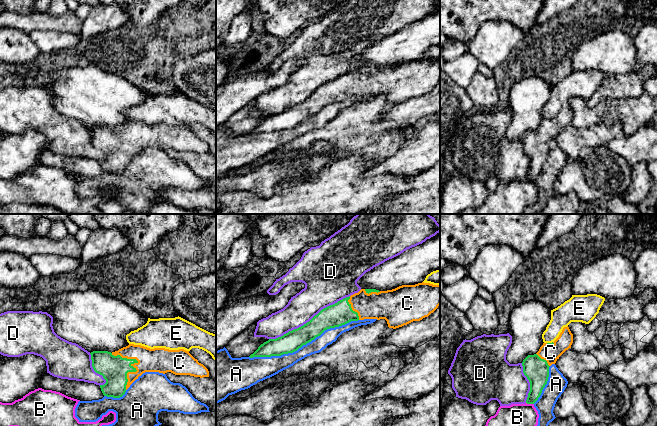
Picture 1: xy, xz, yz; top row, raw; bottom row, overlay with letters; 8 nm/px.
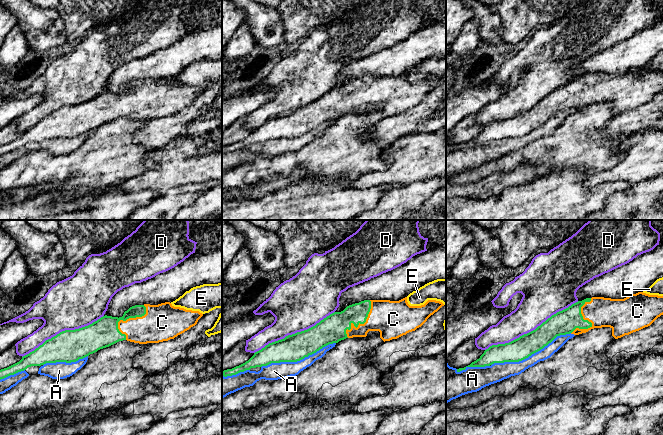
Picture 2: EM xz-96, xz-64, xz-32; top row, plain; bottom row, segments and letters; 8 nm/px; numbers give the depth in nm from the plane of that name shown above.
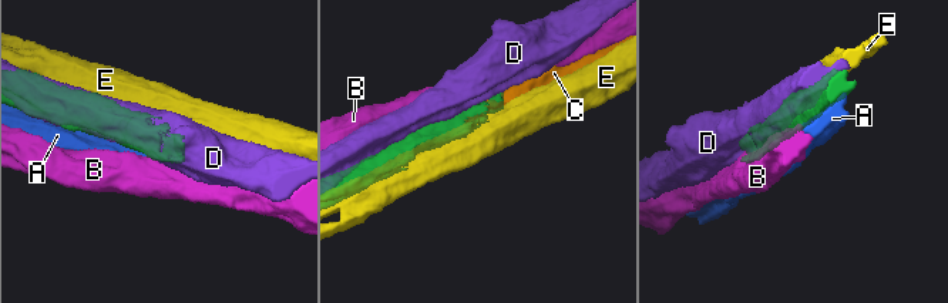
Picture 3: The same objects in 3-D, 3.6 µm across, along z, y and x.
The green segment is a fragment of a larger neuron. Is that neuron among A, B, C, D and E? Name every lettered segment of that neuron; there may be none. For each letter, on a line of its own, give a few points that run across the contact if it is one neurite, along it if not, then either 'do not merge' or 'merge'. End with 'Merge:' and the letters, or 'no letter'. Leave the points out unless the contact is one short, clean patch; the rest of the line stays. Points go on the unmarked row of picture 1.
A: do not merge
B: yz (526, 178), (533, 180) | do not merge
C: merge
D: do not merge
E: do not merge
Merge: C

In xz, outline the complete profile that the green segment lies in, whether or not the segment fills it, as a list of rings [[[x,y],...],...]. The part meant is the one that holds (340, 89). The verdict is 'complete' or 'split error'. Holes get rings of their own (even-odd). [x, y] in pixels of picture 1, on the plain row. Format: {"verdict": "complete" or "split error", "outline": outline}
{"verdict": "split error", "outline": [[[418,59],[392,66],[361,65],[322,85],[303,102],[261,120],[249,133],[271,133],[293,129],[325,106],[364,95],[385,95],[389,104],[420,97],[440,81],[440,61]]]}

